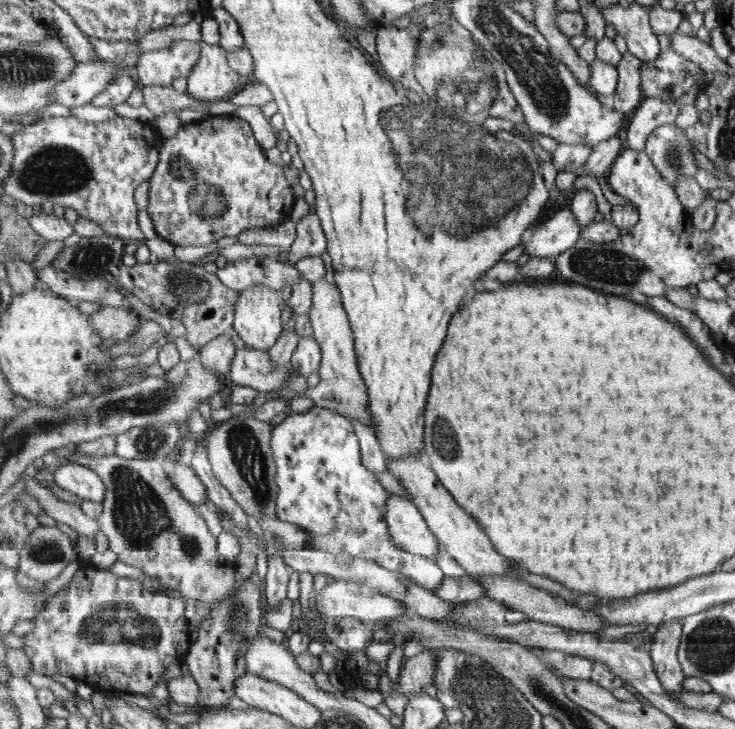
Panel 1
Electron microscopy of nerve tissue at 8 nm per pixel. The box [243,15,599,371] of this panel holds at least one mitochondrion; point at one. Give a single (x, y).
(423, 145)

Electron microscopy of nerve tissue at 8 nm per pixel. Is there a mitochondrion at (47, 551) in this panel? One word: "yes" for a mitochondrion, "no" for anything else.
yes

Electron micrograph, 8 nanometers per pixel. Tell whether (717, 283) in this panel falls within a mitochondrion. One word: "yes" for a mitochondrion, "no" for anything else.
no

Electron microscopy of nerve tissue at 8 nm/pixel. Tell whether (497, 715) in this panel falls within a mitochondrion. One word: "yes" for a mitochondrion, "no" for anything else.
yes

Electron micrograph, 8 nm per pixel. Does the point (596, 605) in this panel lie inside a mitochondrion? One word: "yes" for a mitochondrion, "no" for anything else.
no

